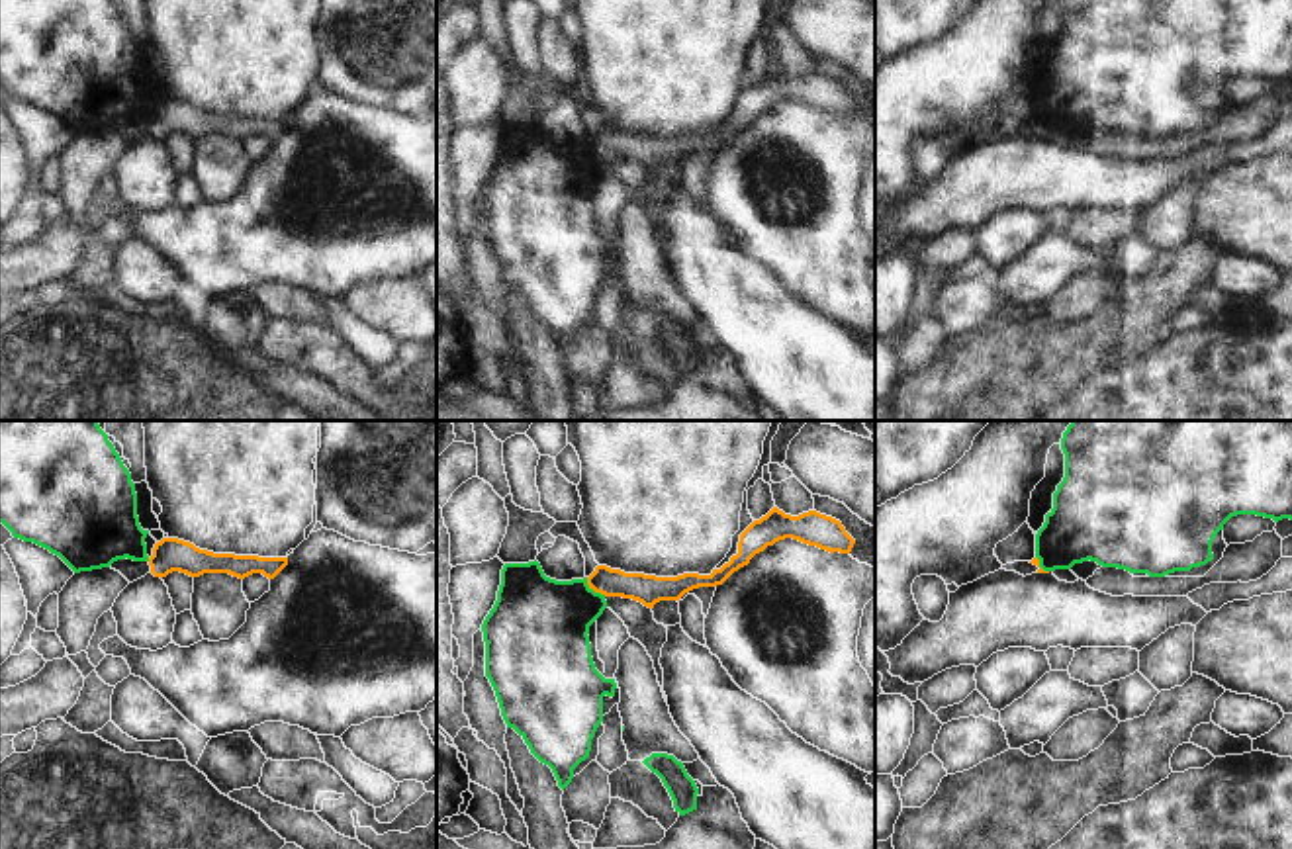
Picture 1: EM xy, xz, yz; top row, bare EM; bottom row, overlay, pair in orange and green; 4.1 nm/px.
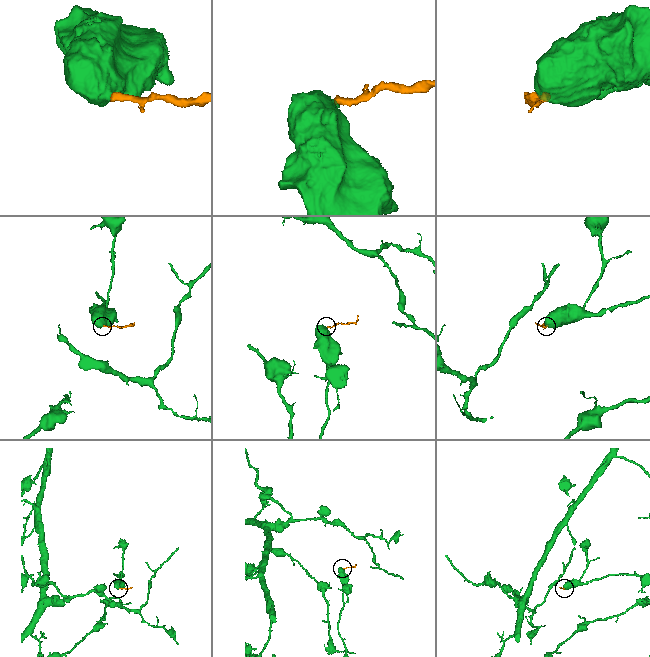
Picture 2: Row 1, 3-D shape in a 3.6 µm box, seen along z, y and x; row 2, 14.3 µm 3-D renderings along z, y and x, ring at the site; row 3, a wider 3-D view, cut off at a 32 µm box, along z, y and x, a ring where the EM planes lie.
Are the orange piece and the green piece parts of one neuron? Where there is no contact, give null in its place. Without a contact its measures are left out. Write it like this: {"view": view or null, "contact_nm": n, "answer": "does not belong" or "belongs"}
{"view": "xz", "contact_nm": 120, "answer": "does not belong"}

